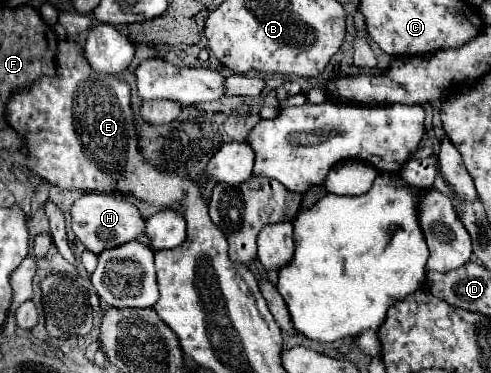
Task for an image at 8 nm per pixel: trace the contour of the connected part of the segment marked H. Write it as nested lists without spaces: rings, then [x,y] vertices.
[[[85,194],[73,202],[71,216],[77,240],[81,240],[83,246],[93,254],[107,248],[117,248],[119,244],[127,244],[127,240],[137,240],[145,234],[145,218],[141,216],[139,208],[115,194]]]

